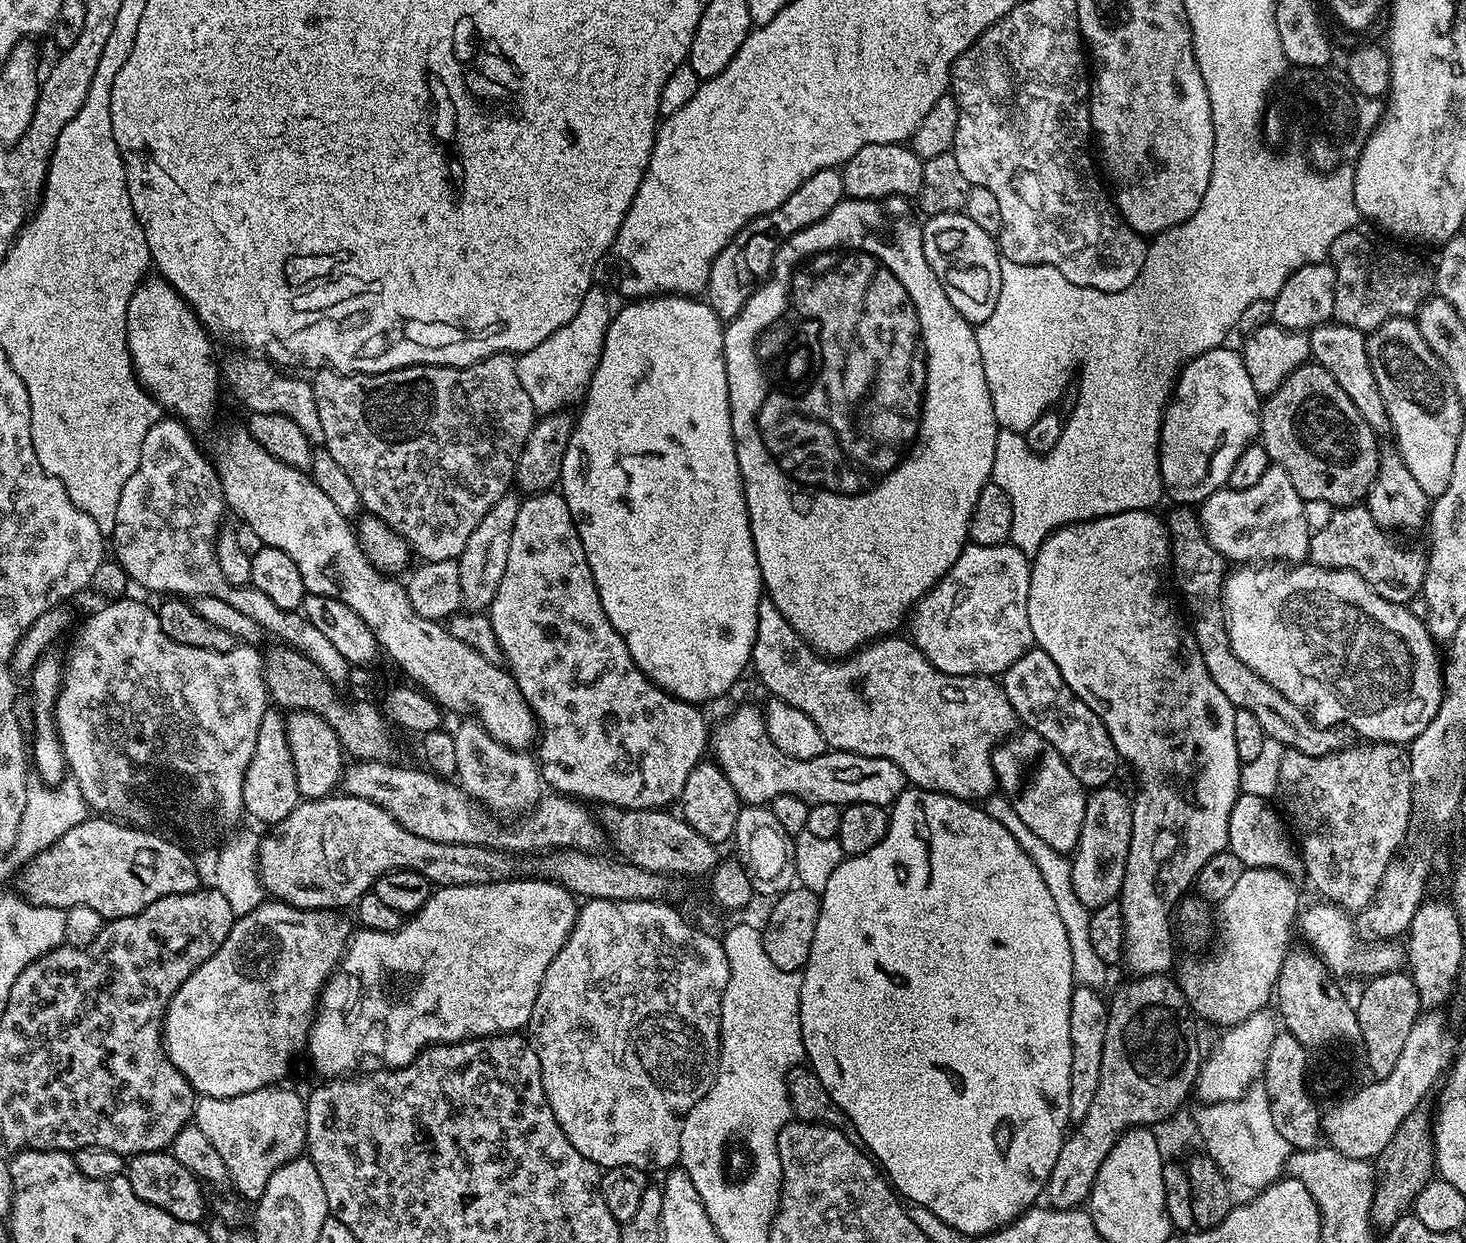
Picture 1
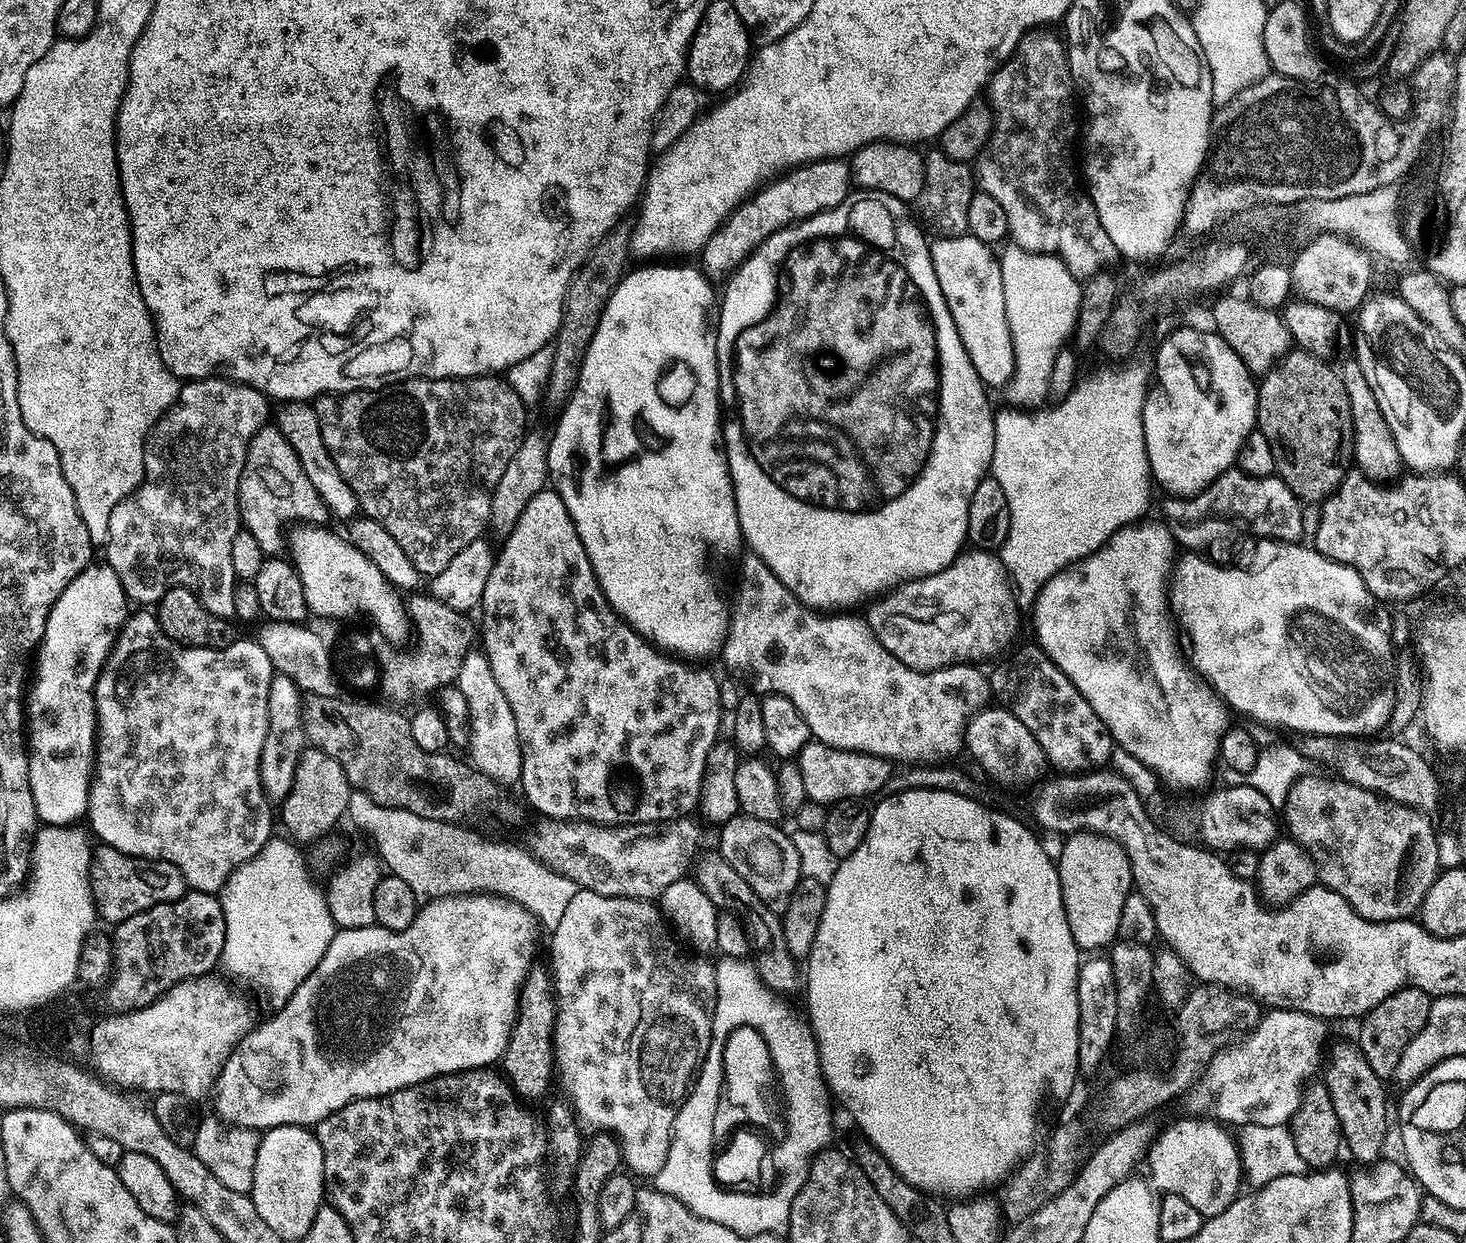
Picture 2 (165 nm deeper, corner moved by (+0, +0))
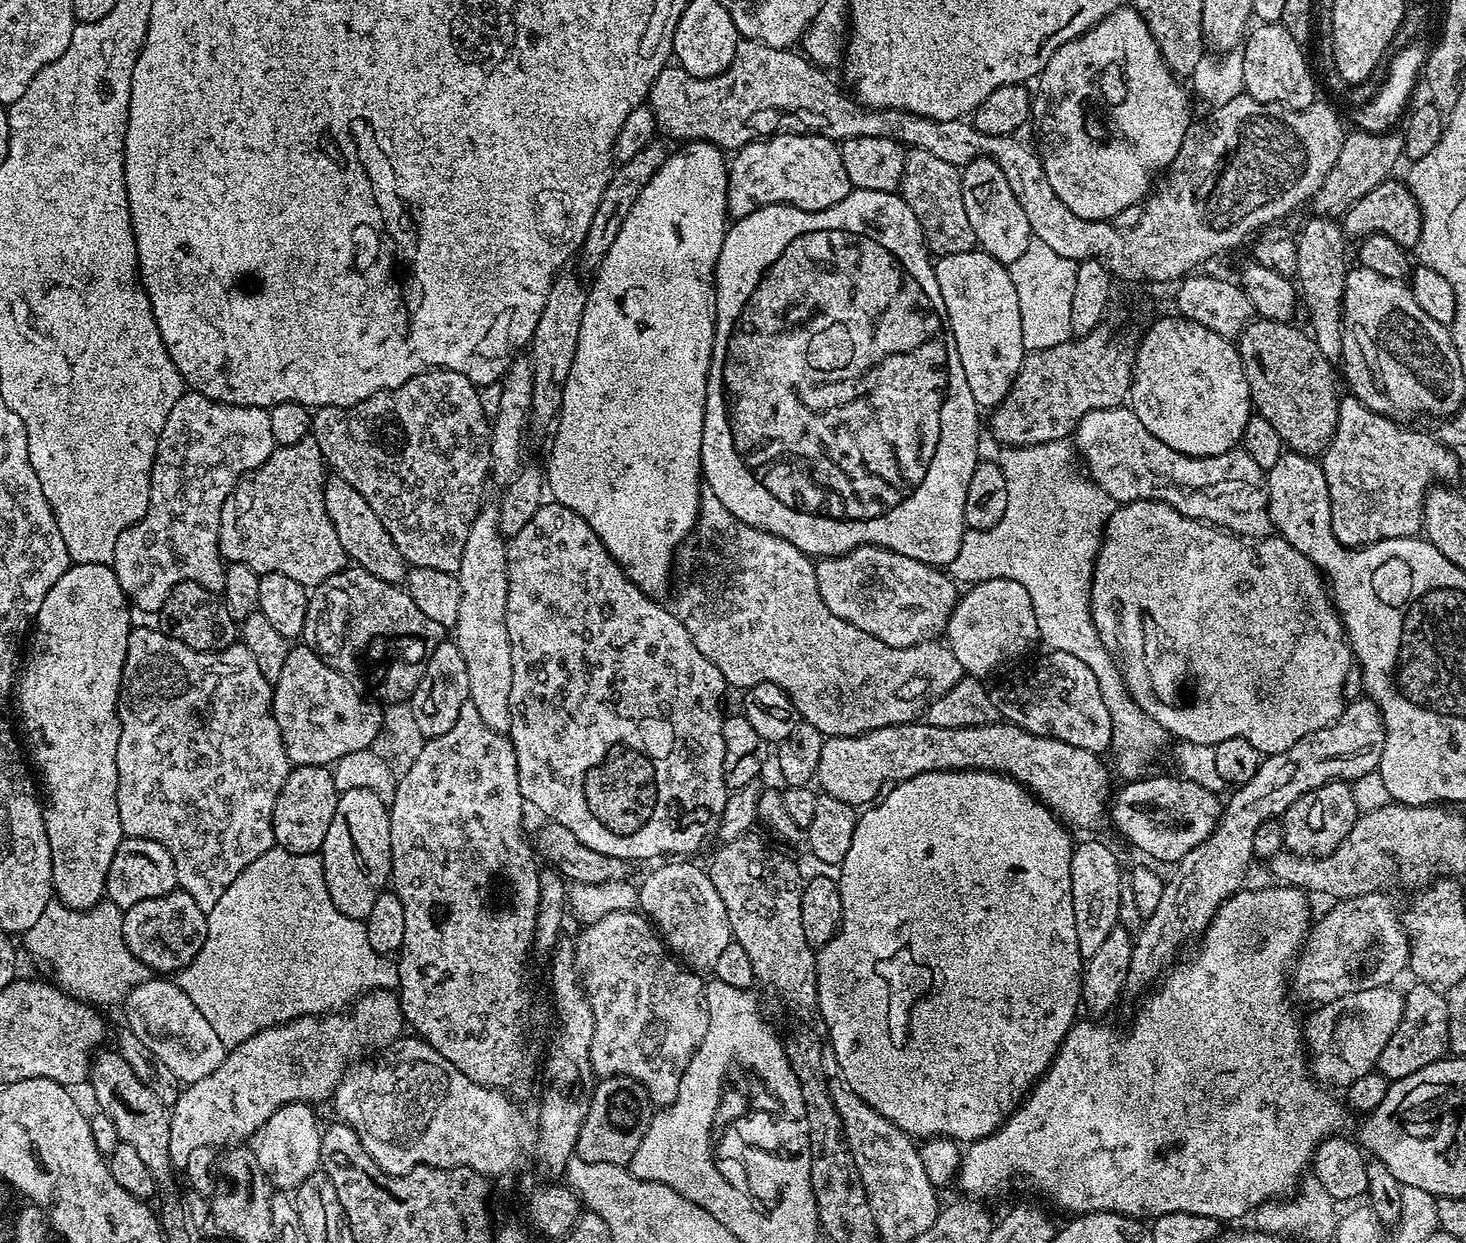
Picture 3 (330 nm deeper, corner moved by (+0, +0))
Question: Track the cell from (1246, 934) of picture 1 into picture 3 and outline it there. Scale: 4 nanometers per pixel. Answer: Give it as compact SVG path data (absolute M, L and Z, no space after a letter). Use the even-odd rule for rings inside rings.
M1331 780L1298 798L1284 811L1283 847L1299 856L1325 856L1330 854L1350 834L1354 826L1358 809L1356 796L1352 793L1353 785L1346 780Z

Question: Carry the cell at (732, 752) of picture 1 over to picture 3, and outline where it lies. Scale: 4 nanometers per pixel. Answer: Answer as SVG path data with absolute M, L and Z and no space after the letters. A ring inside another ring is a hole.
M913 722L882 726L878 730L870 730L857 736L827 737L818 758L815 783L823 795L838 798L838 802L868 806L873 803L878 790L887 781L909 780L927 772L998 772L1001 776L1009 776L1011 780L1023 784L1033 796L1047 804L1049 810L1063 820L1069 829L1077 830L1076 828L1098 827L1106 820L1106 813L1110 808L1108 768L1100 760L1103 759L1095 752L1070 746L1070 742L1062 742L1058 738L1030 734L1030 730L1022 730L1022 726L1017 724L997 722L986 726L951 728L934 726L927 722Z

